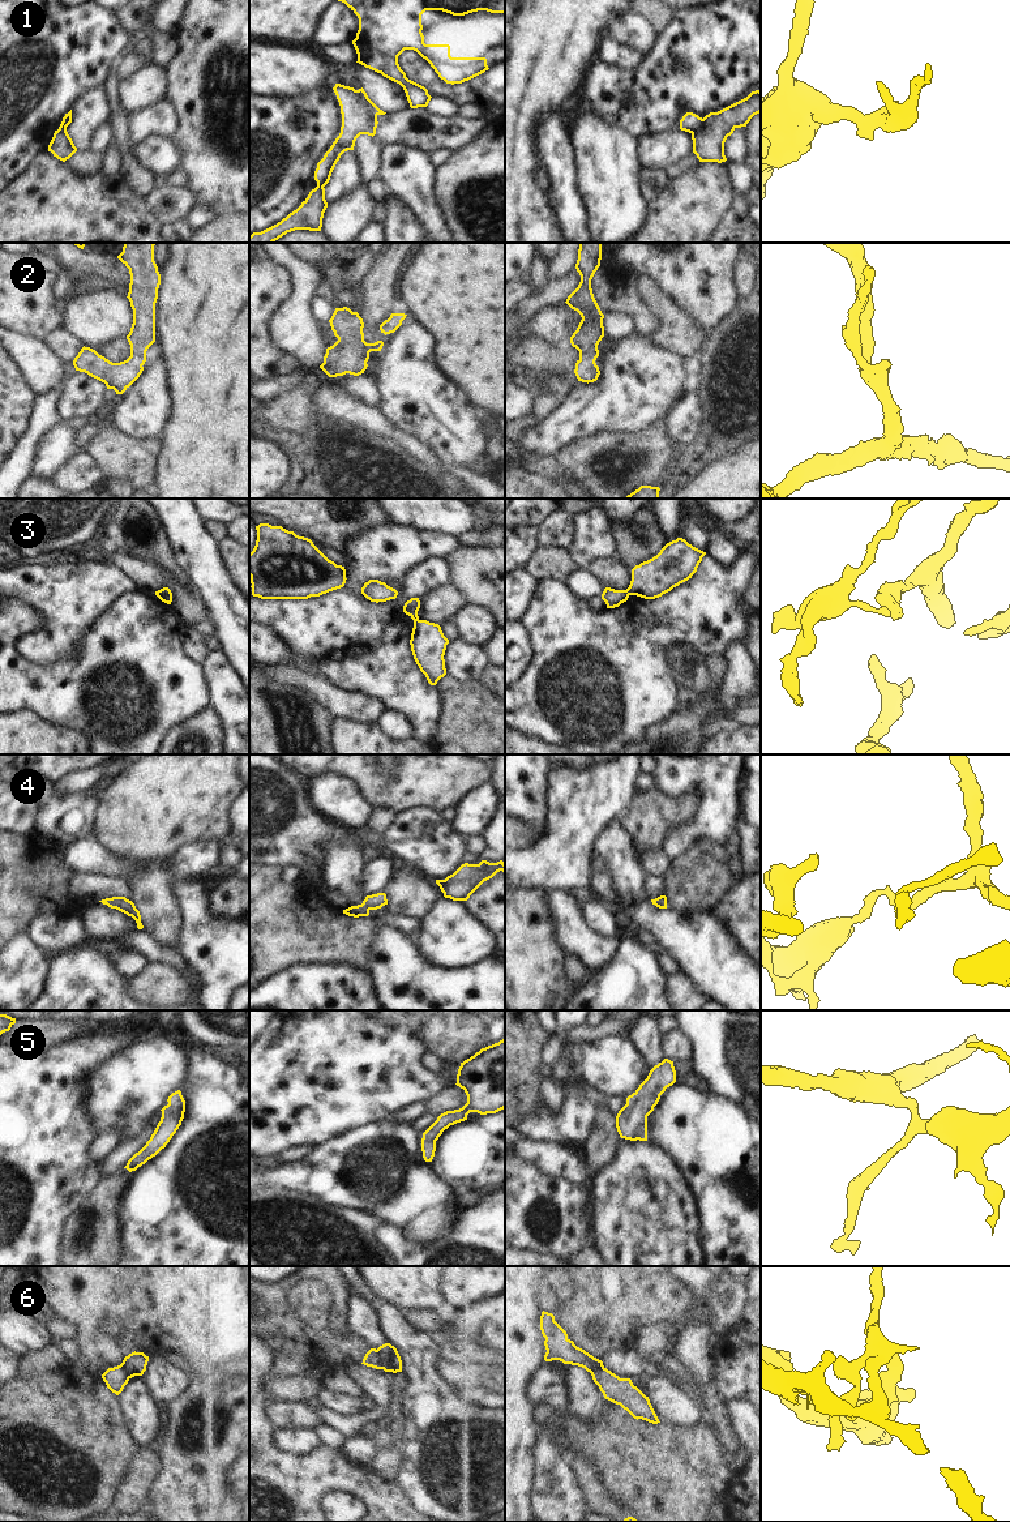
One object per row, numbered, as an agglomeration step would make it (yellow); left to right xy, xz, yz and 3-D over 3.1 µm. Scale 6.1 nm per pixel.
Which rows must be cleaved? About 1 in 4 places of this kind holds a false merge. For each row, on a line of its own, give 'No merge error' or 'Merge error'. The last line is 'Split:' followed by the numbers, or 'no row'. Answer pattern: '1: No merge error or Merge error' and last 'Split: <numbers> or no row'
1: Merge error
2: No merge error
3: Merge error
4: No merge error
5: No merge error
6: Merge error
Split: 1, 3, 6.

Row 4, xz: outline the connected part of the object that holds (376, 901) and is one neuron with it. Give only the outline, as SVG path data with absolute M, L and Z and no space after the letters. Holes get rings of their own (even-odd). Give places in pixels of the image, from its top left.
M377 893L367 895L361 905L351 906L343 910L343 914L354 918L368 916L371 910L381 909L385 905L388 905L386 894Z

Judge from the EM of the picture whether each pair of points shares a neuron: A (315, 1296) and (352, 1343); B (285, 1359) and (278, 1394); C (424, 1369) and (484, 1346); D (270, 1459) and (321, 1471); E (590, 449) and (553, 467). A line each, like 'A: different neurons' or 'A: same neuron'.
A: same neuron
B: different neurons
C: different neurons
D: same neuron
E: different neurons

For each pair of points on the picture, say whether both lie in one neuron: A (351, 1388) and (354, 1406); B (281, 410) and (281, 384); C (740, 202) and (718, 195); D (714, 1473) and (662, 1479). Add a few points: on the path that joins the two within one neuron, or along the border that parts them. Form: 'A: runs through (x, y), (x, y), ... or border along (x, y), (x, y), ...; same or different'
A: border along (324, 1385), (359, 1398); different
B: border along (311, 384), (299, 384), (262, 400); different
C: border along (737, 196), (734, 205), (717, 226); different
D: border along (687, 1450), (689, 1462), (705, 1475), (719, 1499); different

